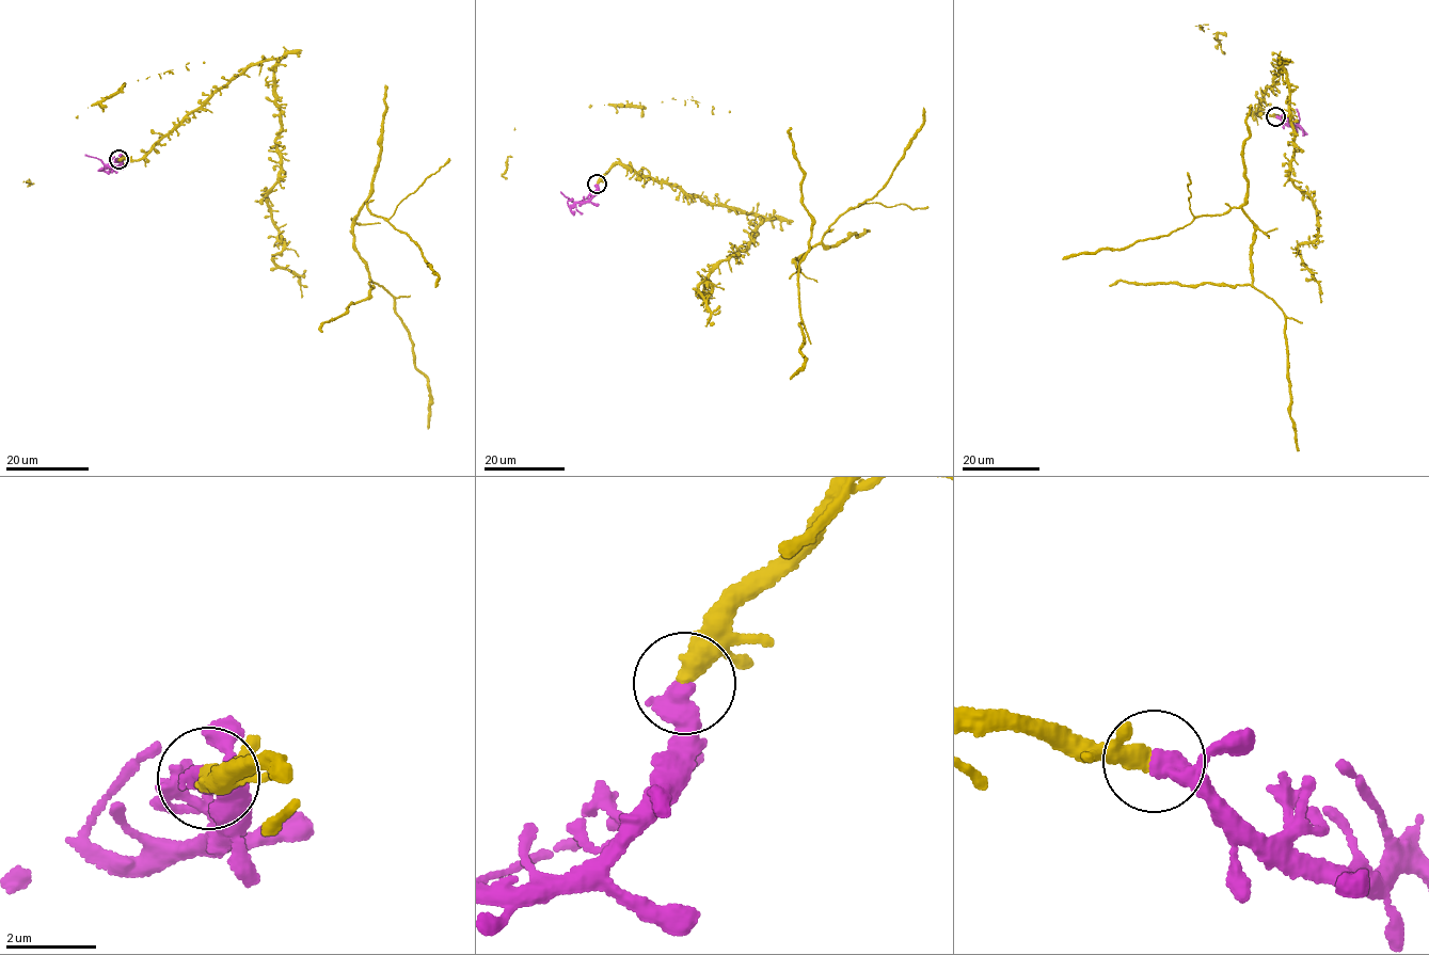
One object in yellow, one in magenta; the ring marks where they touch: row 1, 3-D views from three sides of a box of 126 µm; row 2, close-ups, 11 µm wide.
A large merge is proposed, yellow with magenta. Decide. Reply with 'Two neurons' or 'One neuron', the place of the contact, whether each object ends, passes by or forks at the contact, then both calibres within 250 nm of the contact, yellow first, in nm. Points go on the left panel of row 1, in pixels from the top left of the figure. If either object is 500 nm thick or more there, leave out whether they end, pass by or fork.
One neuron. Place: (118, 159). Thickness 320 nm (yellow) against 500 nm

